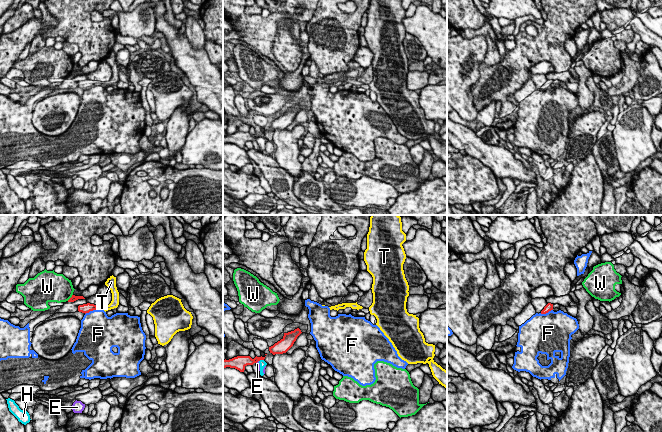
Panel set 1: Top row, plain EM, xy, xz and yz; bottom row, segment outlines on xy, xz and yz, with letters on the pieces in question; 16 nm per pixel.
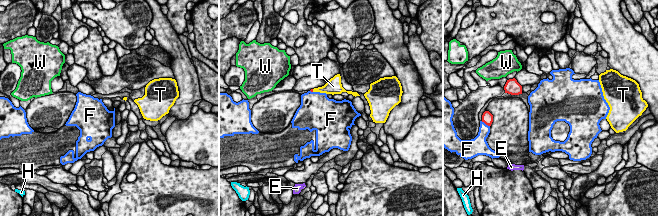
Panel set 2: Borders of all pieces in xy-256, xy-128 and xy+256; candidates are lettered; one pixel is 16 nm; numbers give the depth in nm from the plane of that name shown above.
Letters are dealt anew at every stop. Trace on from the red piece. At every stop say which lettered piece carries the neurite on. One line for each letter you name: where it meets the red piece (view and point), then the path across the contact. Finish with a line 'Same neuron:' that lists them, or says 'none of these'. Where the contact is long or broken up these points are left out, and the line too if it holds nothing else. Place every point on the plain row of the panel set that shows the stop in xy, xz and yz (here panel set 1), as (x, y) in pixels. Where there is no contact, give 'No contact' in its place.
T: Touches red at xy (96, 83). Path across: xy (85, 84), (96, 83), (111, 82)
Same neuron: T

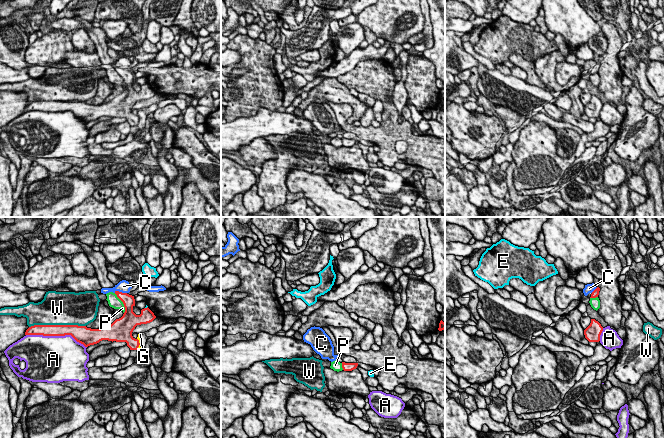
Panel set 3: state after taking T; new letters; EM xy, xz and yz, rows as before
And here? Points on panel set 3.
Same neuron: none of these

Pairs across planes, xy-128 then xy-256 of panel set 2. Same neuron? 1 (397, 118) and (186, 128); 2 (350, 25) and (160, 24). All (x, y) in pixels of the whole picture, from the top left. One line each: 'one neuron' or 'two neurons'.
1: two neurons
2: two neurons

